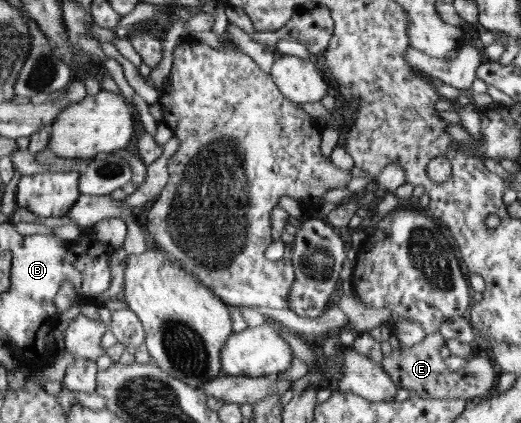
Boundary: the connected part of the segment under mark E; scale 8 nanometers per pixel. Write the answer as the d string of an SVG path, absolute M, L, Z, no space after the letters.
M438 332L426 333L421 342L412 347L393 349L389 356L383 357L382 368L391 378L397 388L415 390L417 396L422 399L456 399L461 398L469 402L487 398L491 389L496 386L499 370L493 362L487 358L473 358L466 362L457 372L448 370L444 363L440 348L446 344L446 339Z

